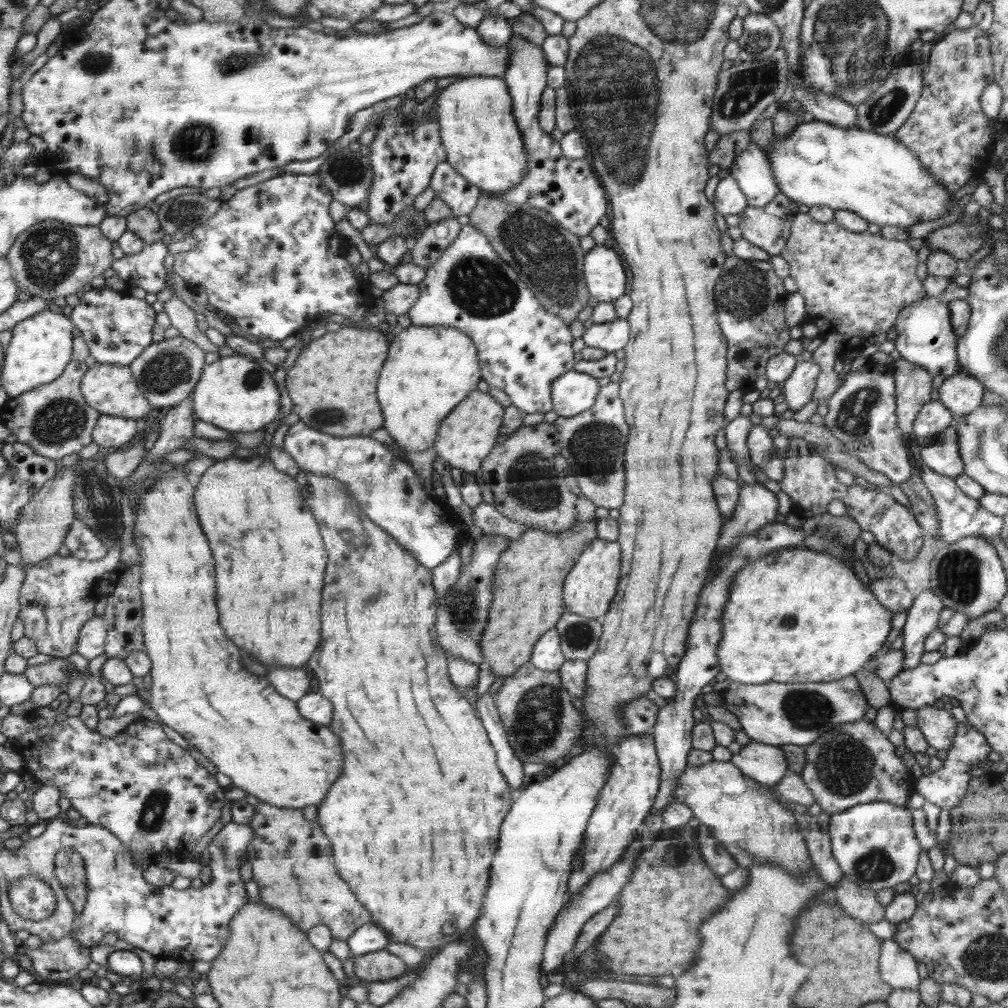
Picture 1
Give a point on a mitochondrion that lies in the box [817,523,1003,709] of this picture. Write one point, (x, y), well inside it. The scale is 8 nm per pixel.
(958, 575)

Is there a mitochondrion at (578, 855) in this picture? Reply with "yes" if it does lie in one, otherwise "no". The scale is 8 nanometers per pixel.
no

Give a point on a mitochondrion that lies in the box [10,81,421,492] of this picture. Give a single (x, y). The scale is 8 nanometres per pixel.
(48, 254)

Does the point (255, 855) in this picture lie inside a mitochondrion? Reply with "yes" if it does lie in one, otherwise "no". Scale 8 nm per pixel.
no

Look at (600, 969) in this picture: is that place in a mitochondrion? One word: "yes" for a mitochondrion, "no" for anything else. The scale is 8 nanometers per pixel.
no

